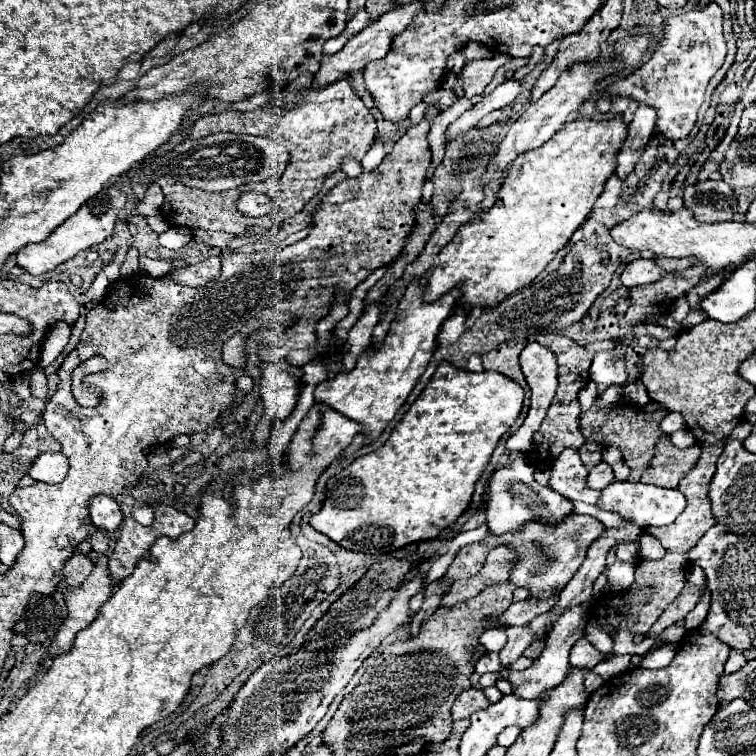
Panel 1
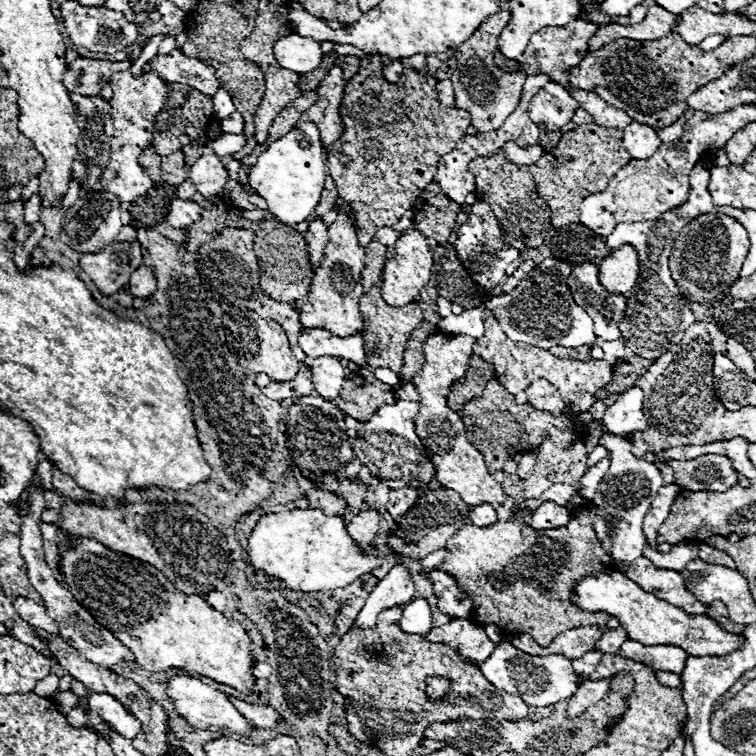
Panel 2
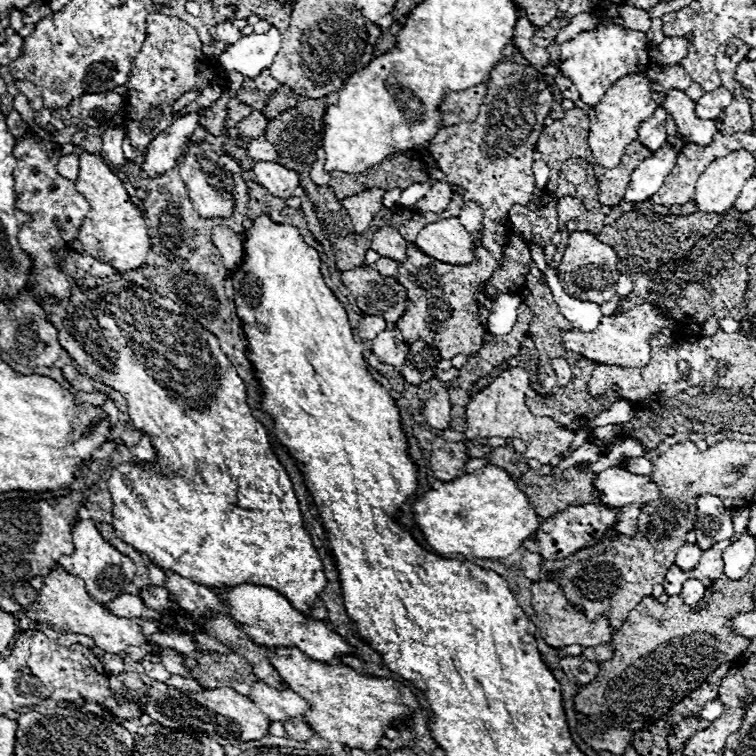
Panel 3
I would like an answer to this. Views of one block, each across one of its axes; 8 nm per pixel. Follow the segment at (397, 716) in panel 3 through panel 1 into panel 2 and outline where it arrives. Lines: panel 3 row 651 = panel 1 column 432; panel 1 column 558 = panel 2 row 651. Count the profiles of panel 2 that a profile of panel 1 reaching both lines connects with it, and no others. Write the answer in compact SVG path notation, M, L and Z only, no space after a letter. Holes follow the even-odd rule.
M72 536L70 548L60 550L60 572L62 580L68 584L68 590L76 596L76 600L96 616L104 628L108 628L124 646L134 654L136 664L146 672L162 672L168 668L194 670L206 678L216 680L218 684L232 686L242 694L254 692L254 676L250 672L252 652L250 638L240 622L224 618L212 606L208 606L200 596L178 592L172 582L158 572L152 564L136 560L132 556L114 552L96 540L86 540Z

